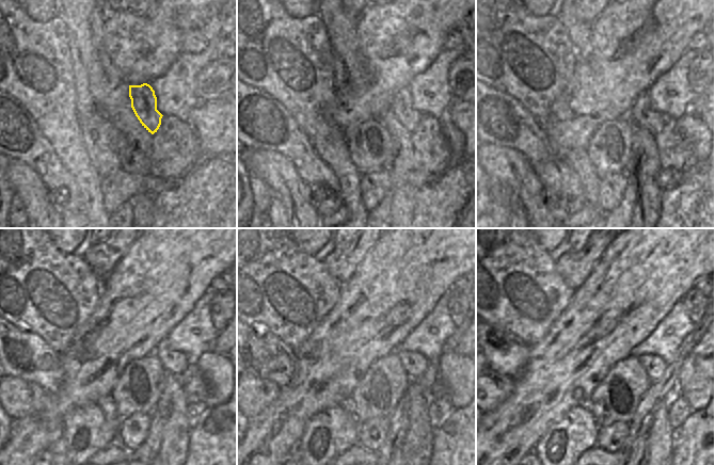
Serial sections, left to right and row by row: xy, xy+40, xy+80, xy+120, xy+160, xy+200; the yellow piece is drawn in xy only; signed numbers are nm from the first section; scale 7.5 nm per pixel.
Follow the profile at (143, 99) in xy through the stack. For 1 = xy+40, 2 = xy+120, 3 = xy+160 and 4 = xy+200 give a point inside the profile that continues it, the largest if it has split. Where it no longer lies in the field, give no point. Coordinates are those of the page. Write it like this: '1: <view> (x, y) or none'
1: xy+40 (402, 117)
2: xy+120 (173, 362)
3: xy+160 (415, 364)
4: xy+200 (654, 366)

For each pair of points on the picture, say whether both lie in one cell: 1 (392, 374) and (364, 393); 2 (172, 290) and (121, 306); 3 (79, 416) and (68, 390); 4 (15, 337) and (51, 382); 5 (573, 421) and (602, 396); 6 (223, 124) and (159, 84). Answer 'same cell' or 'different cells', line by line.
1: same cell
2: same cell
3: different cells
4: same cell
5: different cells
6: different cells

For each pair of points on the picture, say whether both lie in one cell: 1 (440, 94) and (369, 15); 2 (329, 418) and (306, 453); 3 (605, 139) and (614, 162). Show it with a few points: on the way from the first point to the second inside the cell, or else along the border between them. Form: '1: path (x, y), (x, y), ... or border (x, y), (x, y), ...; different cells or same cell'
1: border (438, 54), (411, 80), (408, 86); different cells
2: path (319, 426), (315, 428), (307, 444); same cell
3: path (610, 144), (610, 153), (614, 157); same cell

